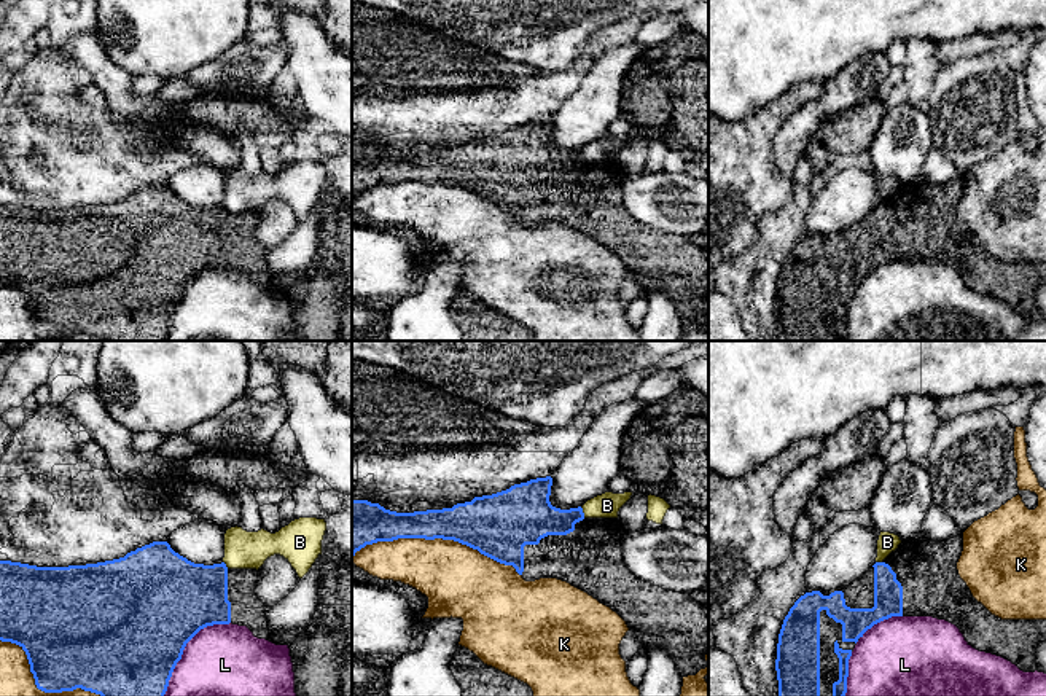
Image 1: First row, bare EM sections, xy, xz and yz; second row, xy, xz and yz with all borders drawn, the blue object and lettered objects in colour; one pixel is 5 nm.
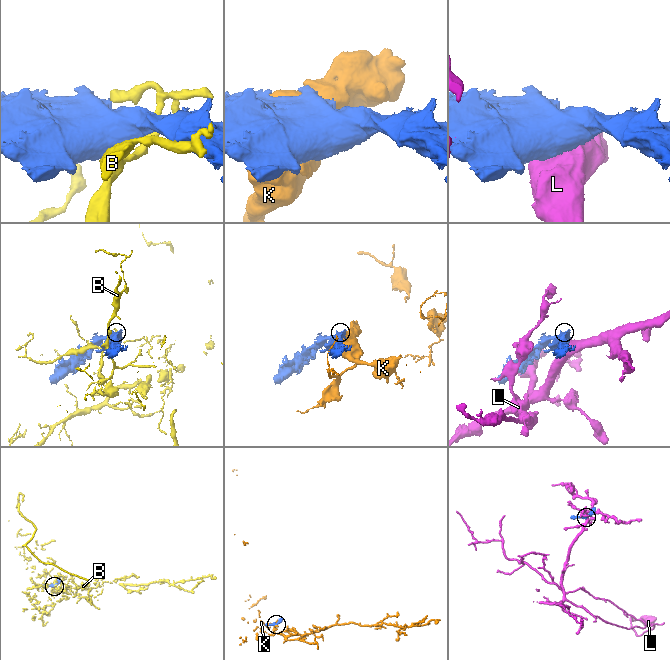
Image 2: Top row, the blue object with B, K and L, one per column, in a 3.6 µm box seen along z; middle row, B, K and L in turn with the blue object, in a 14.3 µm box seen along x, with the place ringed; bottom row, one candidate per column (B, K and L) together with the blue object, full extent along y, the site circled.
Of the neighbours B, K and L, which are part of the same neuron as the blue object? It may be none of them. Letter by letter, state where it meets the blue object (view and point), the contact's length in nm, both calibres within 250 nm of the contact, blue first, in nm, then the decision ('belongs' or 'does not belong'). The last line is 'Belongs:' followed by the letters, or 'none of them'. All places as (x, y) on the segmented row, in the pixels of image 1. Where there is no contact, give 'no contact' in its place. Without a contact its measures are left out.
B: xz (581, 512) | 60 nm | 240/130 nm | does not belong
K: xz (437, 537) | 850 nm | 260/360 nm | does not belong
L: xy (183, 649) | 500 nm | 500/360 nm | does not belong
Belongs: none of them

